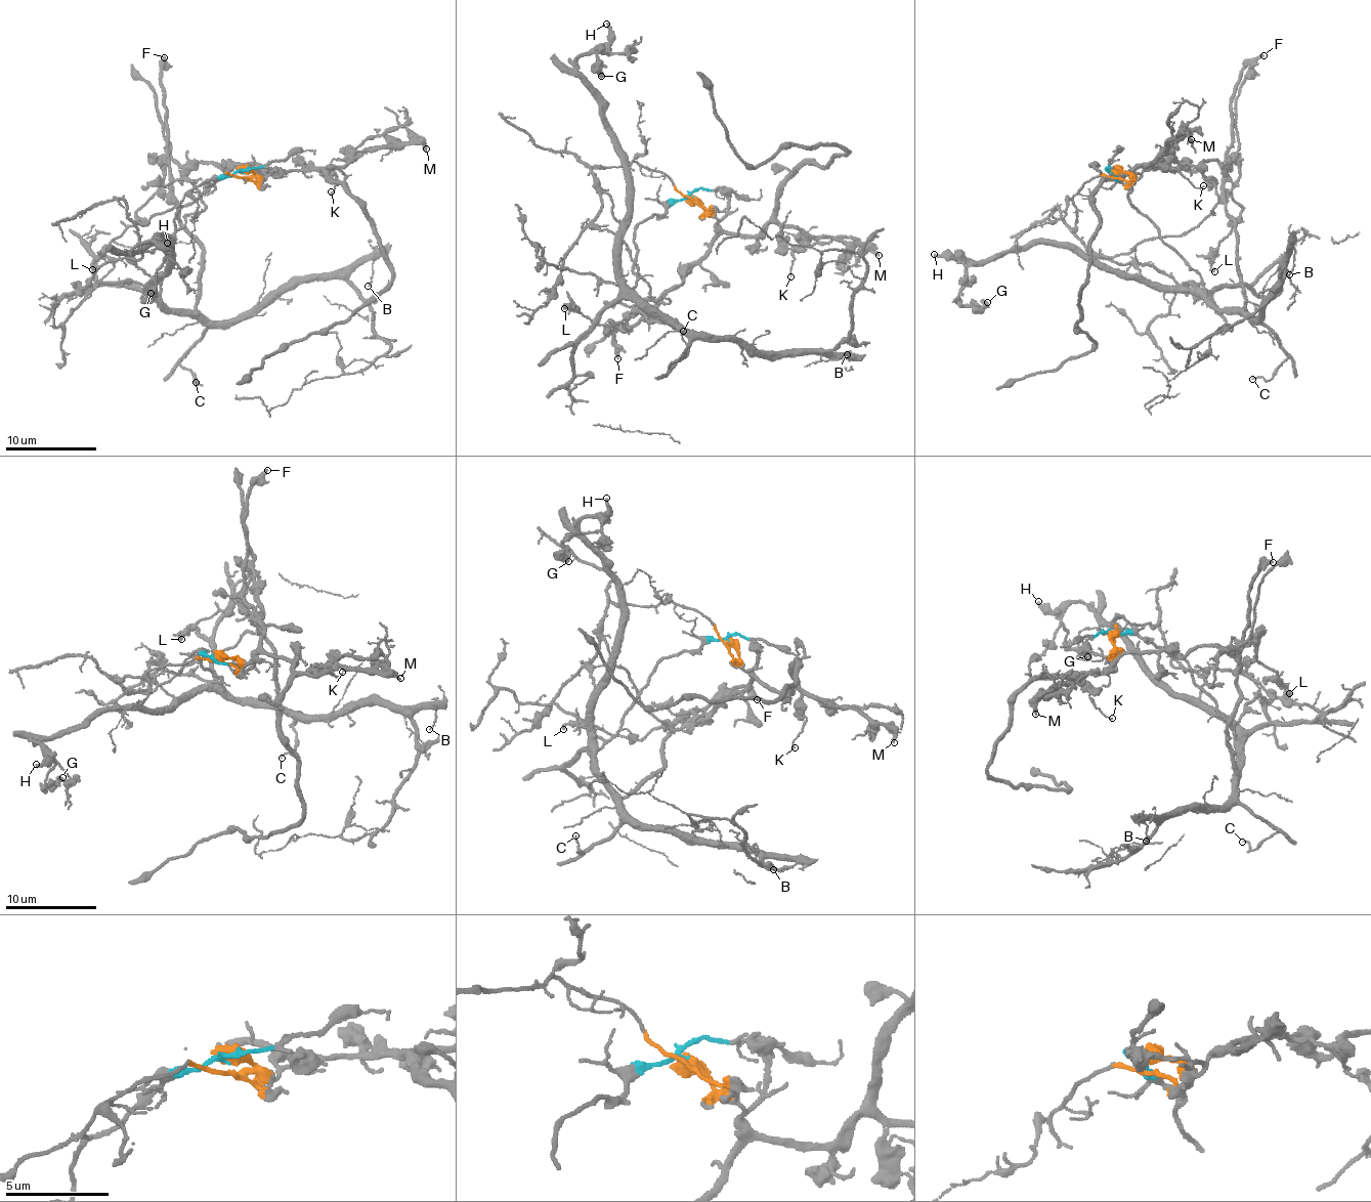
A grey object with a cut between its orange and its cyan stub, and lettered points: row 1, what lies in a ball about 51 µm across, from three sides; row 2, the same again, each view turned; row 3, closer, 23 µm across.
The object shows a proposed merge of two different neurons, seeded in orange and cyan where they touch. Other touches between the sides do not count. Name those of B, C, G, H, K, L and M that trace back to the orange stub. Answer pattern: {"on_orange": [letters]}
{"on_orange": ["K", "L", "M"]}

